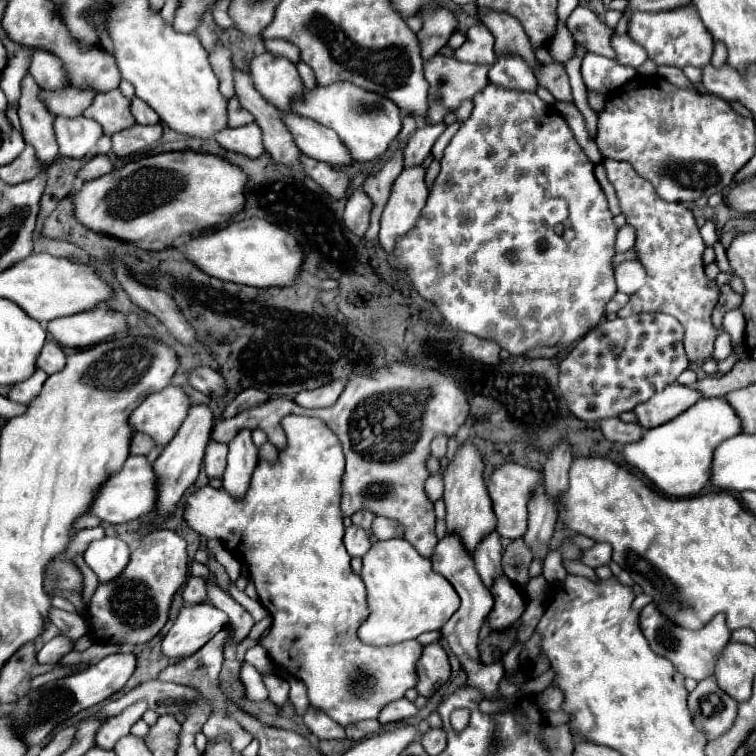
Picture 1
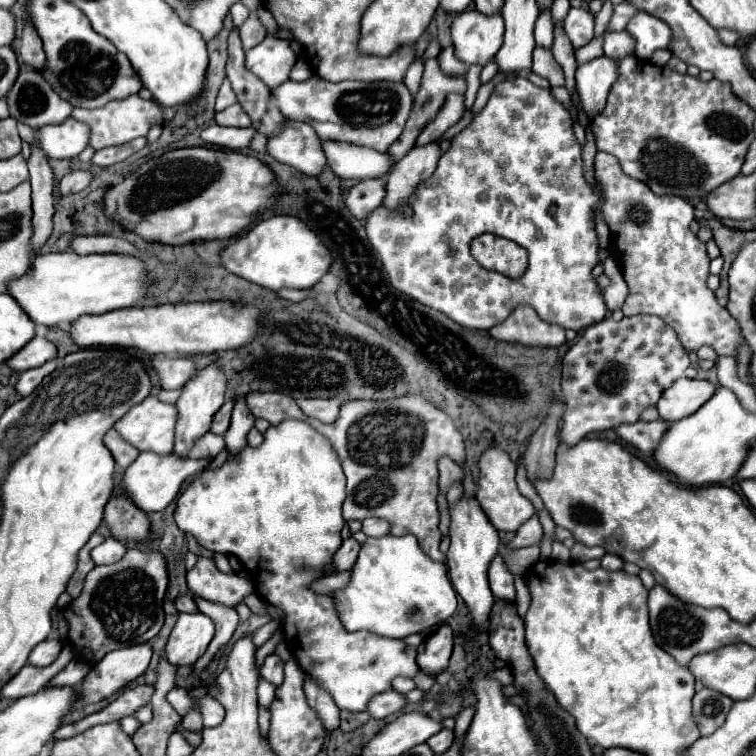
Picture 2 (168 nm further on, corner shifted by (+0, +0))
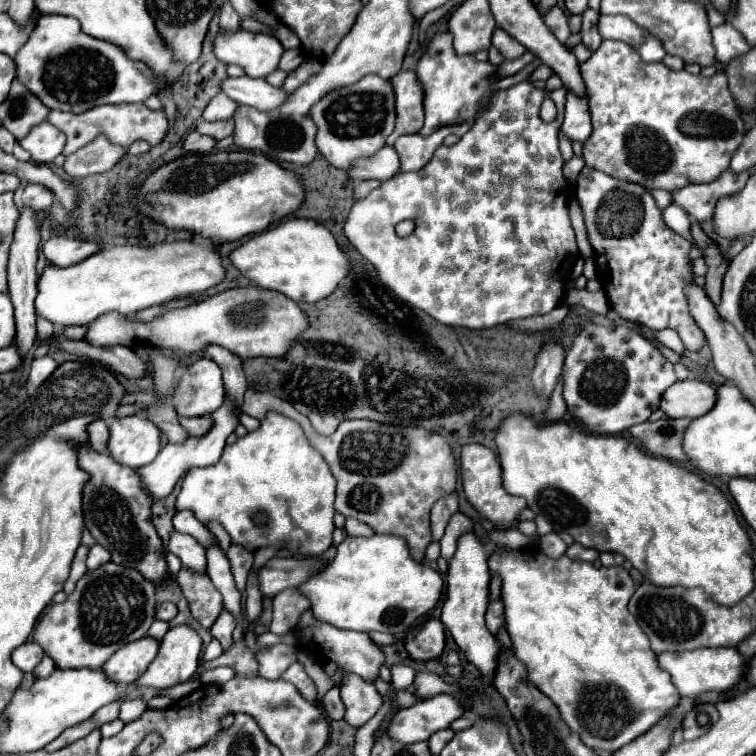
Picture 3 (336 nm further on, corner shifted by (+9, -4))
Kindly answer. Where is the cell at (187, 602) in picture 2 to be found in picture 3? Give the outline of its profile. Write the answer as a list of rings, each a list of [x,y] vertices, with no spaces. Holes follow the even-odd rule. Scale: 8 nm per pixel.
[[[159,603],[157,605],[157,619],[161,621],[171,621],[177,615],[177,607],[173,603]]]

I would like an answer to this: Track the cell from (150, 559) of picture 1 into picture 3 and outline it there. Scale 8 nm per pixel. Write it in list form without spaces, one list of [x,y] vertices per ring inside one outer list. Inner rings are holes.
[[[105,563],[95,571],[87,571],[75,585],[75,591],[67,597],[65,603],[53,603],[49,605],[43,615],[39,617],[35,631],[33,631],[33,641],[39,643],[49,655],[59,669],[101,669],[103,663],[123,645],[129,641],[137,641],[137,637],[145,637],[147,629],[151,627],[155,619],[155,585],[147,581],[139,571],[127,569],[115,563]]]

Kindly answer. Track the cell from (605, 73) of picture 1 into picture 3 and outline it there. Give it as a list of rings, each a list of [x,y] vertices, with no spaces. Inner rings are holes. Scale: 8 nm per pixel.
[[[567,93],[567,105],[565,105],[565,121],[561,125],[561,133],[571,141],[585,143],[591,137],[591,115],[587,99],[579,99],[571,93]]]

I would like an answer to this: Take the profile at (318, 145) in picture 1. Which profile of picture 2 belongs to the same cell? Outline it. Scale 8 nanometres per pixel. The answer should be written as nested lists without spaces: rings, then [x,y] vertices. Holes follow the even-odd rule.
[[[322,141],[328,165],[342,179],[368,179],[382,177],[390,171],[388,153],[378,153],[368,147],[350,145],[344,141]]]

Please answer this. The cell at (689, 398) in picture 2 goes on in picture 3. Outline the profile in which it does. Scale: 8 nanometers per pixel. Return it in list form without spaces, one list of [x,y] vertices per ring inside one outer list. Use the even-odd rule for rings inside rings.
[[[687,379],[687,381],[675,381],[661,399],[661,409],[673,417],[701,417],[713,409],[717,401],[717,389],[711,383],[699,381],[699,379]]]

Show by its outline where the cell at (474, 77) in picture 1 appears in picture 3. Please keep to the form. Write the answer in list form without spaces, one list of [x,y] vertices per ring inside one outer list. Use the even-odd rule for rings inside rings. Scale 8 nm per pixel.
[[[401,71],[393,79],[397,121],[395,131],[387,137],[387,145],[393,145],[397,137],[407,133],[419,133],[423,127],[423,89],[413,71]]]

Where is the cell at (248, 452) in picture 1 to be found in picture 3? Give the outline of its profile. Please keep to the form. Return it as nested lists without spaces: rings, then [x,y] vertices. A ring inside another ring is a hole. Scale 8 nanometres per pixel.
[[[207,345],[205,353],[219,363],[223,369],[223,381],[225,381],[225,393],[235,399],[235,403],[241,407],[243,393],[247,391],[247,381],[243,373],[243,359],[237,357],[235,353],[229,353],[225,347],[219,345]]]

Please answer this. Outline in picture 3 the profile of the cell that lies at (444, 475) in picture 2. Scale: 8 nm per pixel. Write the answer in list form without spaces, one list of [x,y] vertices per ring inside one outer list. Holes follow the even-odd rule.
[[[457,493],[447,495],[445,499],[437,501],[431,509],[431,533],[433,533],[433,541],[439,541],[443,537],[443,531],[447,527],[447,521],[453,513],[457,513]]]

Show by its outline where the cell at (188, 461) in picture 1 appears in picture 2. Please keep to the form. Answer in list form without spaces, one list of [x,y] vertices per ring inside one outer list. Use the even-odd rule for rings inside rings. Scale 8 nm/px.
[[[208,365],[204,367],[198,375],[194,375],[182,389],[180,399],[176,401],[180,419],[178,419],[178,427],[176,427],[176,445],[174,445],[174,453],[178,453],[178,457],[188,457],[188,451],[192,449],[196,437],[202,437],[206,431],[210,431],[210,423],[214,413],[222,407],[224,403],[224,393],[226,393],[226,377],[224,373],[216,367],[216,365]]]

